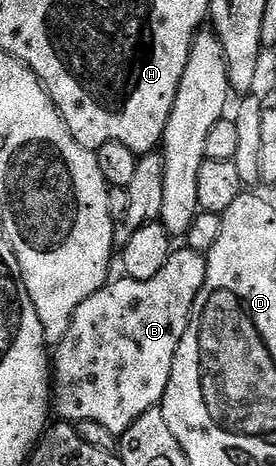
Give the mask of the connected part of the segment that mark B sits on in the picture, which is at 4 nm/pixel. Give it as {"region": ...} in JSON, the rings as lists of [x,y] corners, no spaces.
{"region":[[[186,248],[172,249],[169,260],[165,260],[165,268],[153,276],[153,280],[133,280],[126,276],[119,276],[119,279],[108,281],[107,285],[102,286],[89,300],[85,300],[73,312],[73,320],[69,324],[69,332],[59,341],[59,345],[53,350],[53,410],[62,421],[72,424],[81,421],[93,421],[101,424],[102,428],[107,428],[109,432],[116,436],[121,436],[137,420],[137,416],[145,416],[145,412],[156,409],[162,403],[165,396],[165,388],[169,384],[169,372],[173,372],[173,356],[181,344],[181,336],[185,336],[185,328],[189,328],[189,320],[193,312],[193,304],[197,300],[197,292],[205,284],[205,272],[207,271],[207,260],[204,255],[196,250]]]}

